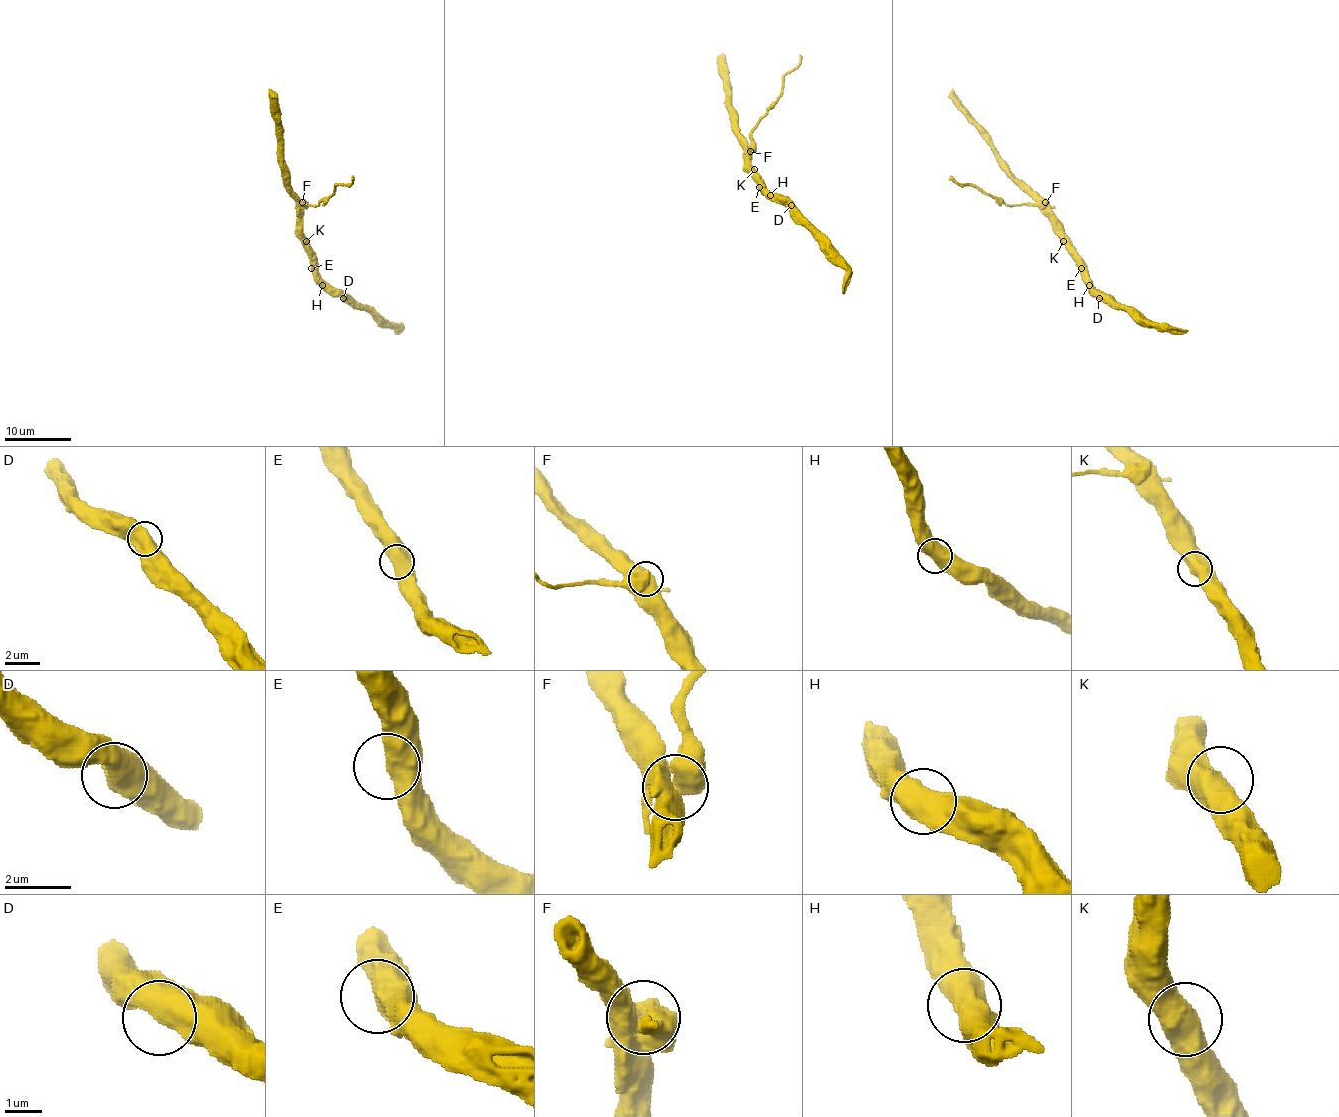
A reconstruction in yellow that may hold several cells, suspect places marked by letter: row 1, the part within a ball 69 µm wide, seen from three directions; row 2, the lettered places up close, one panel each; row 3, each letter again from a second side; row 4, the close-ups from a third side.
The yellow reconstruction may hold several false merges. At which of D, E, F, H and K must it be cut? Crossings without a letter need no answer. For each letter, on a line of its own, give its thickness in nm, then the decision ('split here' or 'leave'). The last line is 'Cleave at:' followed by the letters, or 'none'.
D: calibre 550 nm; leave
E: calibre 600 nm; leave
F: calibre 600 nm; split here
H: calibre 600 nm; leave
K: calibre 440 nm; leave
Cleave at: F

